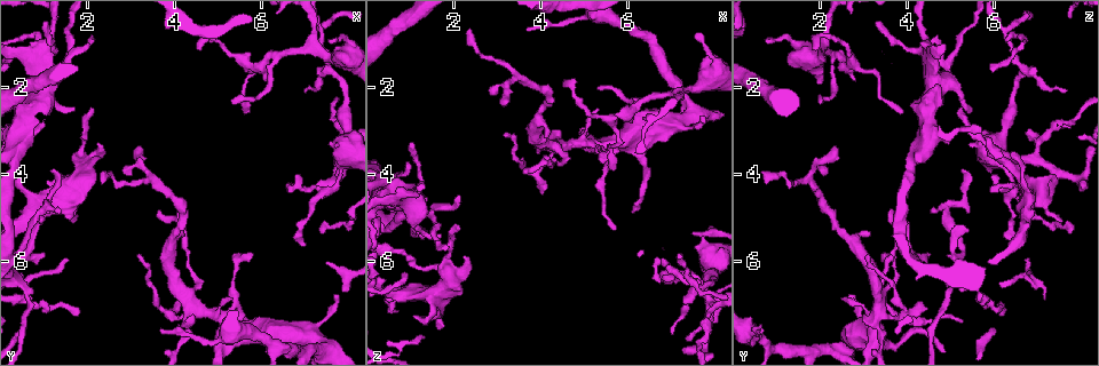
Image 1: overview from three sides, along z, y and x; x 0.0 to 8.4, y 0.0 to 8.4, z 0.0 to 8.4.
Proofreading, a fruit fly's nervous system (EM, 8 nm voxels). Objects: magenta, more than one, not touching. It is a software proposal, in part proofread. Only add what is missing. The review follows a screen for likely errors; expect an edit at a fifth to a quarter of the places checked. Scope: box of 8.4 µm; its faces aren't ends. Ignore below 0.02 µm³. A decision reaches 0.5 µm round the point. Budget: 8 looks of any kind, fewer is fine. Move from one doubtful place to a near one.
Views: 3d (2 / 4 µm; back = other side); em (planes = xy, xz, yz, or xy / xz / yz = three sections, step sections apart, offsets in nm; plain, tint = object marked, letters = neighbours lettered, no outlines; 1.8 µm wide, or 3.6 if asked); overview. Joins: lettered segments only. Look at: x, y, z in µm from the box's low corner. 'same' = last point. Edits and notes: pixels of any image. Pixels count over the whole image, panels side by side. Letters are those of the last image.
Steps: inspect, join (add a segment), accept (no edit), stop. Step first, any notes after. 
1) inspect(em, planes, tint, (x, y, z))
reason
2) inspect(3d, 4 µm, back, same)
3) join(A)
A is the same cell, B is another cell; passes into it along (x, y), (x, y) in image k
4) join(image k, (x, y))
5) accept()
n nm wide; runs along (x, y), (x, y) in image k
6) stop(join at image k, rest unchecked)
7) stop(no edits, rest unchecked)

inspect(em, planes, letters, (5.95, 1.50, 2.65))
abrupt turn

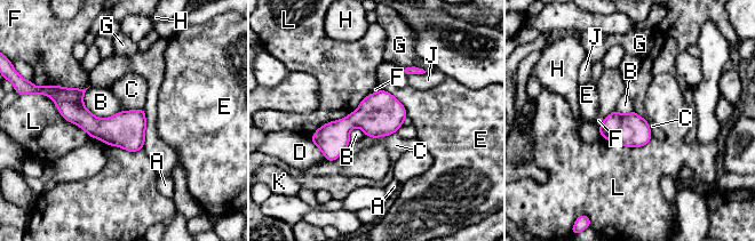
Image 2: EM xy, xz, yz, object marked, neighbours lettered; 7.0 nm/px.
accept()
L touches over 550 nm; A, B, C, D, E, F, G, H, J, K and L are other cells; runs along (56, 98), (140, 145) in image 2; no lettered segment goes on from it

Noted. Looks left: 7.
inspect(em, planes, letters, (2.30, 3.30, 5.90))
thin end

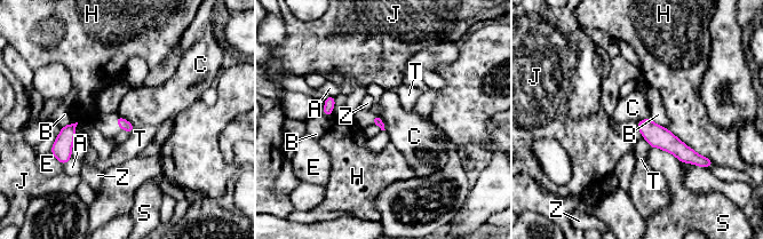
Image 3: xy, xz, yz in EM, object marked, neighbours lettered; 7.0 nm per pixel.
accept()
A, B, C, E, H, J, S, T and Z are other cells; runs along (641, 125), (685, 154), (696, 158) in image 3; none of them fits

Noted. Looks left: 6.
inspect(em, xy, step 8, letters, (6.70, 4.30, 6.45))

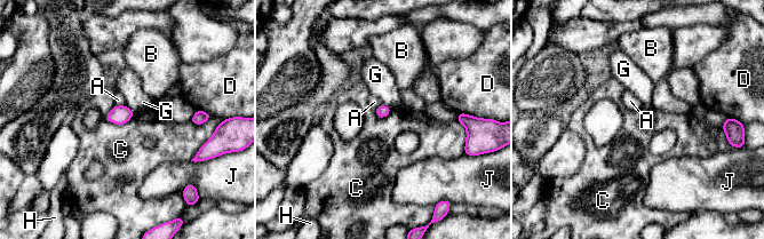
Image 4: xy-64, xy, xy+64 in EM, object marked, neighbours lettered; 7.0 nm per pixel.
inspect(em, planes, letters, same)
cut it another way

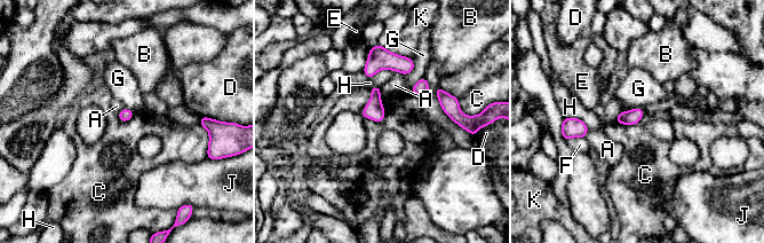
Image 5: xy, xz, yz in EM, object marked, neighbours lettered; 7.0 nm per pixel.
accept()
90 nm wide; A, B, C, D, E, F, G, H, J and K are other cells; border along (380, 91), (383, 119), (363, 118) in image 5; none of them fits

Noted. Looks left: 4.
stop(no edits, rest unchecked)

